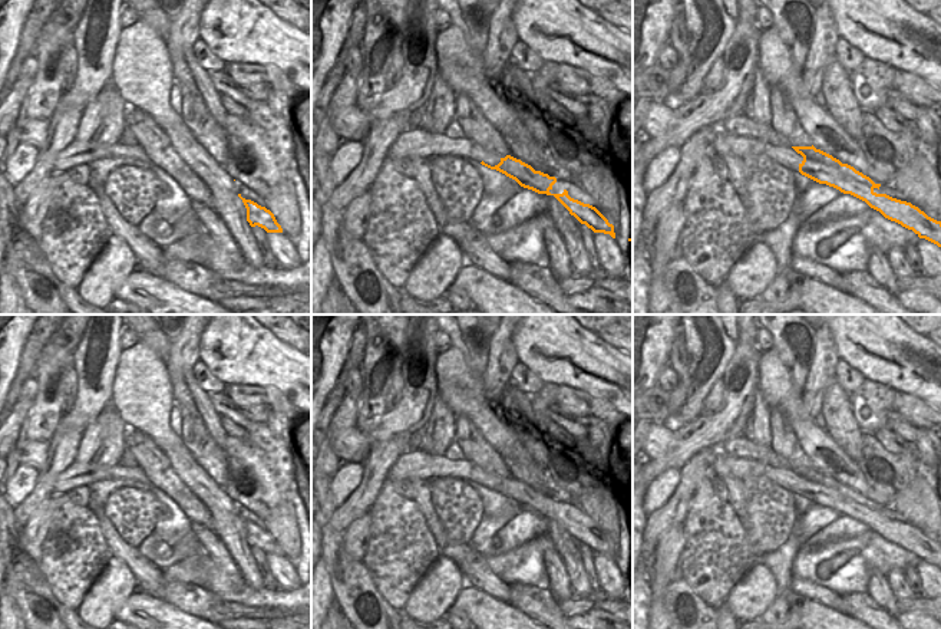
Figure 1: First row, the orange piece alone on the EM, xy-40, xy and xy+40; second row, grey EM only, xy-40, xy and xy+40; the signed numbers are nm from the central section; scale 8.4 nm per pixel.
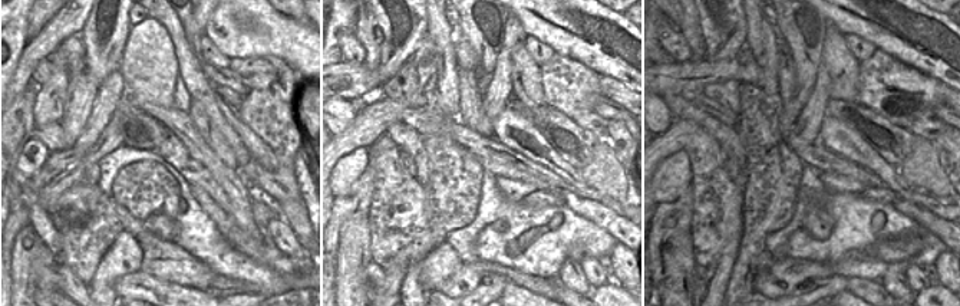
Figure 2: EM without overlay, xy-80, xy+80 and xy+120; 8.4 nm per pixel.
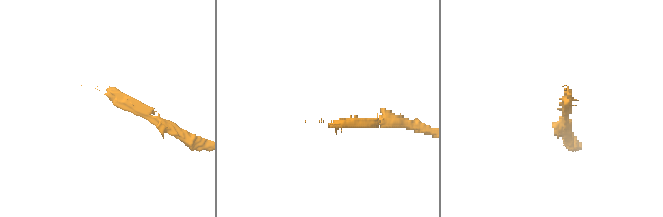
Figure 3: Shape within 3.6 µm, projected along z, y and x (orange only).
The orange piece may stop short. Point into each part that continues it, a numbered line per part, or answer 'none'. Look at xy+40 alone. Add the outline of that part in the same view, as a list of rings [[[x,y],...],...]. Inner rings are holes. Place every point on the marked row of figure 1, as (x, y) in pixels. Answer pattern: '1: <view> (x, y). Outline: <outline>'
1: xy+40 (742, 147). Outline: [[[724,132],[724,144],[727,144],[730,151],[739,158],[746,158],[753,154],[766,154],[780,165],[795,172],[799,172],[799,165],[803,161],[803,157],[798,154],[790,145],[775,146],[753,136],[739,136]]]

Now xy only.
1: xy (415, 144). Outline: [[[423,129],[402,132],[392,146],[386,158],[389,159],[415,159],[415,158],[433,158],[433,157],[459,155],[468,158],[470,165],[481,164],[482,161],[491,167],[501,162],[499,155],[489,155],[476,144],[466,138],[452,139],[446,135],[432,135]]]

